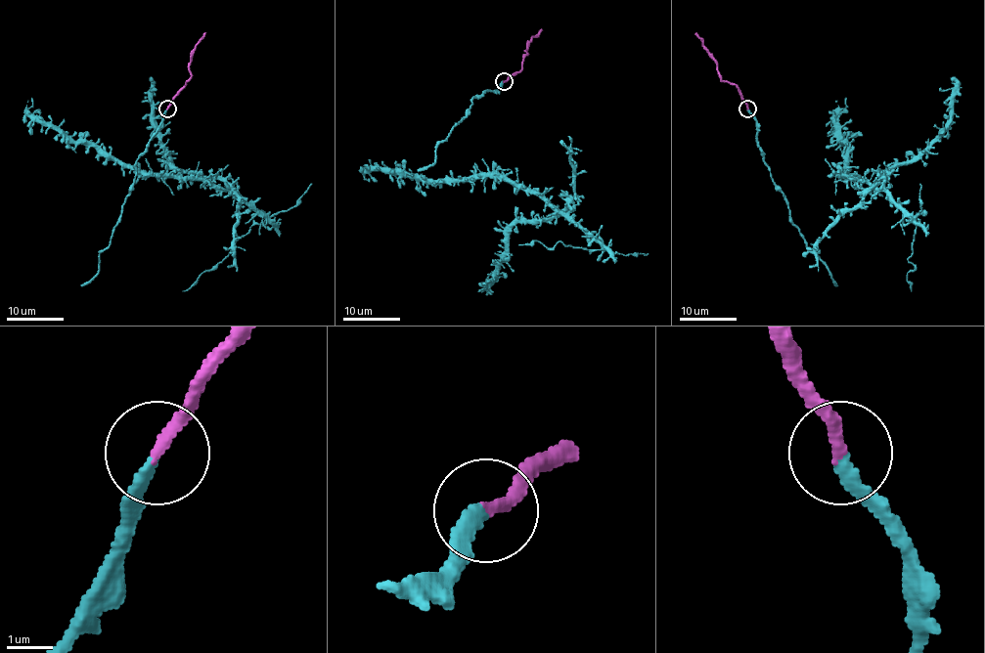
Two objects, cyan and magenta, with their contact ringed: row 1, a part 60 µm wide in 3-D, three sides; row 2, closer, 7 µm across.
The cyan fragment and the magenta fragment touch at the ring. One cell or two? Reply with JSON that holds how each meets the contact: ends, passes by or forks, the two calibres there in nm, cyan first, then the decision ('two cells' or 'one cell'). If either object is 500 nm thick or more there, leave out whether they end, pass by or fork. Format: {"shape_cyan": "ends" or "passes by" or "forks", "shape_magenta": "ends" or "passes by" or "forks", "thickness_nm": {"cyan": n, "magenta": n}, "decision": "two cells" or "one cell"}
{"shape_cyan": "ends", "shape_magenta": "ends", "thickness_nm": {"cyan": 240, "magenta": 280}, "decision": "one cell"}

